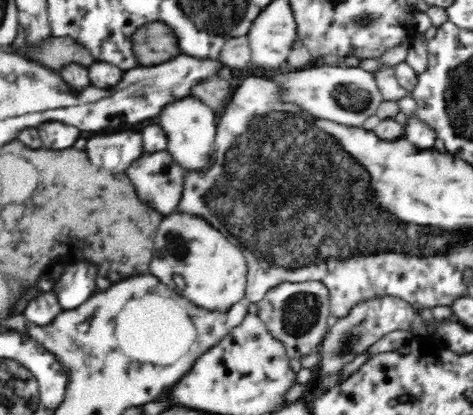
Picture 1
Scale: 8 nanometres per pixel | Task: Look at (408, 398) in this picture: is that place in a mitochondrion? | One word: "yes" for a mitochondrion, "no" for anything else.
no

